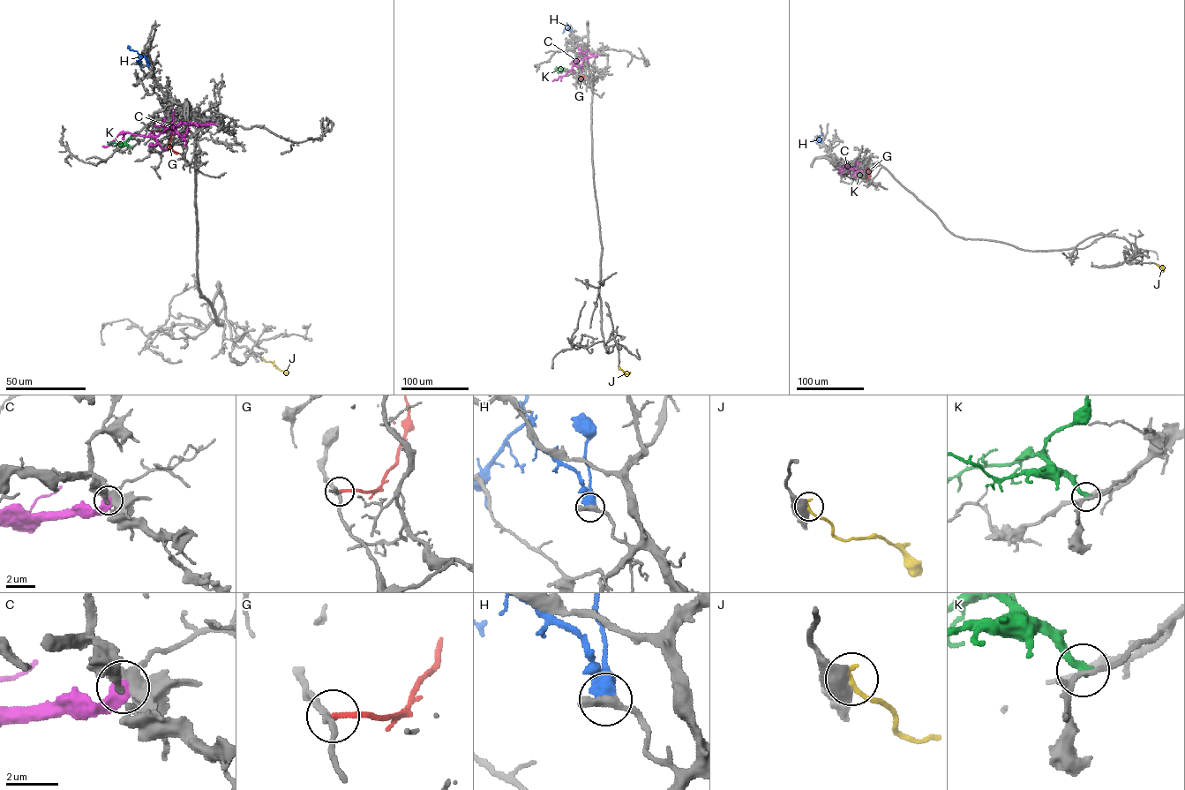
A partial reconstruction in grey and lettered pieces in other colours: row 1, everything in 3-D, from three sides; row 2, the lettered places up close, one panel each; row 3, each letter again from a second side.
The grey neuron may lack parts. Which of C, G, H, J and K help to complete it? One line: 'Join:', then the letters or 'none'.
Join: none

